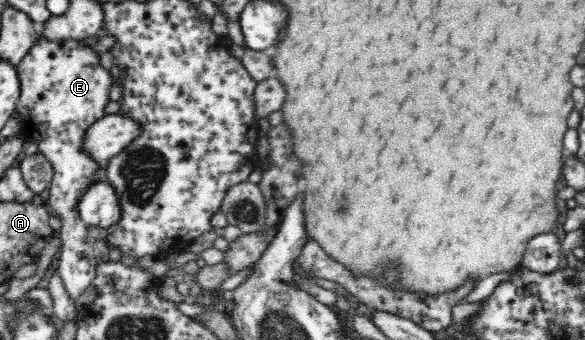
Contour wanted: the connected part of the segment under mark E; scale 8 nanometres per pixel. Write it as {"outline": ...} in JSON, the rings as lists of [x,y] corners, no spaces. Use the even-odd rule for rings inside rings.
{"outline":[[[39,38],[31,47],[16,69],[21,83],[16,113],[22,119],[23,135],[36,140],[39,152],[53,164],[54,176],[51,180],[49,198],[45,203],[50,211],[62,220],[61,254],[57,275],[61,278],[65,291],[73,305],[92,285],[96,276],[95,253],[85,242],[90,228],[79,217],[78,201],[91,183],[99,164],[87,158],[82,149],[83,135],[92,123],[99,121],[103,109],[109,103],[109,89],[113,77],[99,64],[99,56],[82,41],[52,43]]]}

